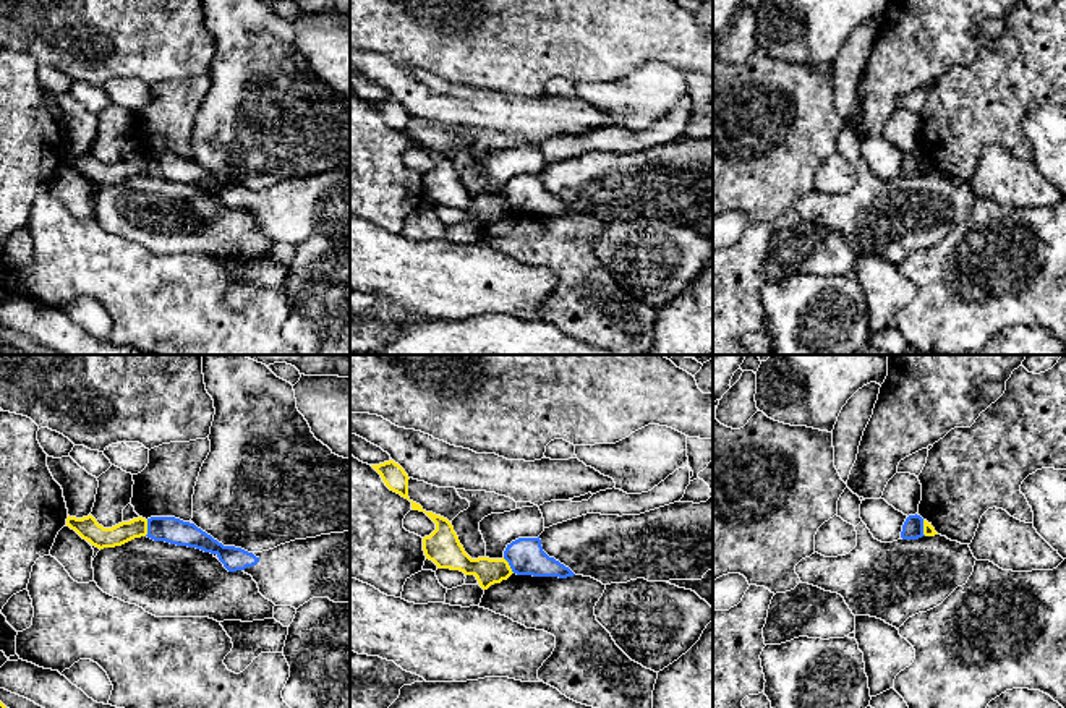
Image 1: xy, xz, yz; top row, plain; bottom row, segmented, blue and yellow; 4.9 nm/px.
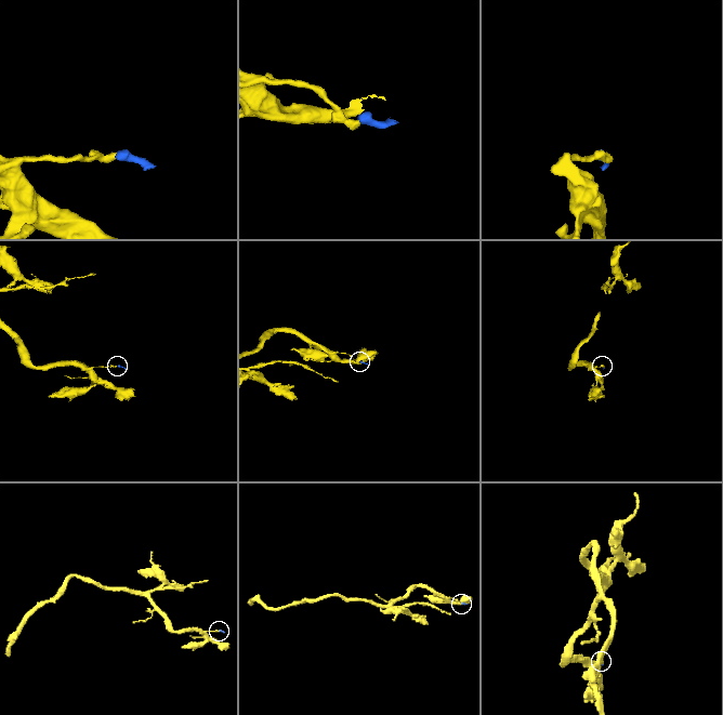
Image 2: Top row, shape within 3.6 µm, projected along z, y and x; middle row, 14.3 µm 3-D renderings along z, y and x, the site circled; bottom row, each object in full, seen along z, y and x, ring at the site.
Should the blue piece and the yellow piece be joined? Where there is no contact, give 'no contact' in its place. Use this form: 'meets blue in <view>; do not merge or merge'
meets blue in xy; do not merge

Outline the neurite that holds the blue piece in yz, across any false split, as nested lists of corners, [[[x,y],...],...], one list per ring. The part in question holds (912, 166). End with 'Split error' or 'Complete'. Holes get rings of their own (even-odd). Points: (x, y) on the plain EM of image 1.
[[[909,152],[902,162],[902,177],[919,177],[923,172],[923,156],[920,152]]]. Complete

